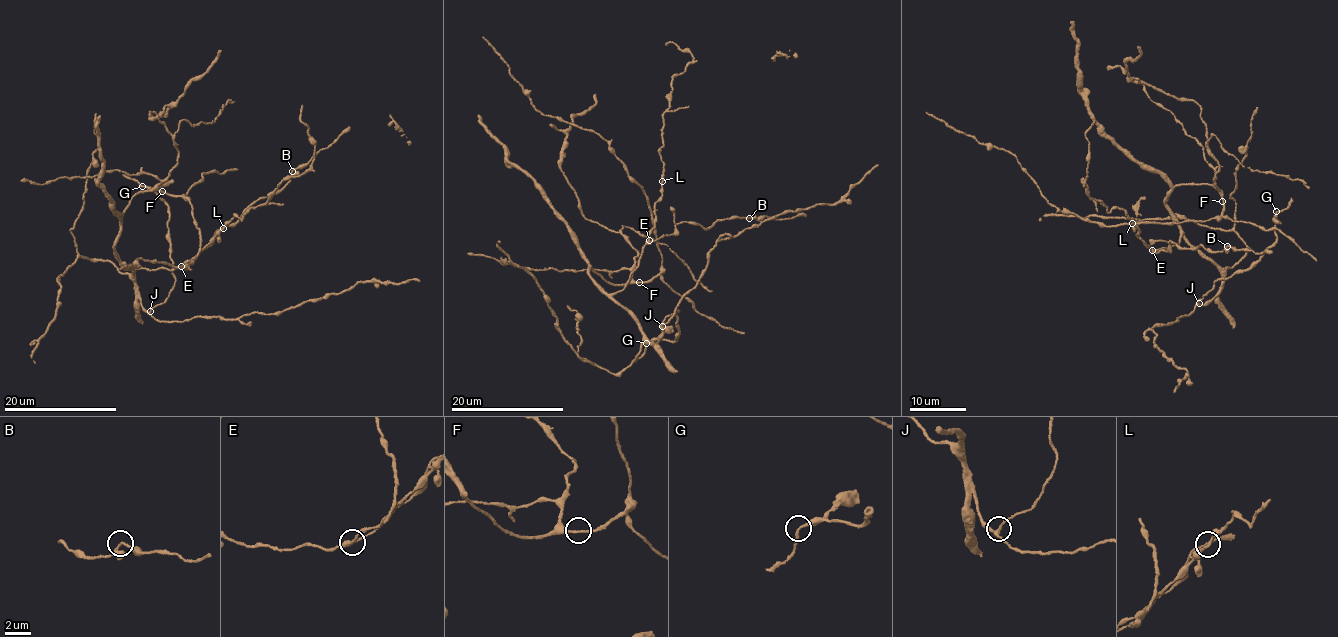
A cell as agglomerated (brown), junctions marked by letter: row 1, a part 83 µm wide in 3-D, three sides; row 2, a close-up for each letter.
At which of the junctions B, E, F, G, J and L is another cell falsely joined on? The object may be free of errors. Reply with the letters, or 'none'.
none

